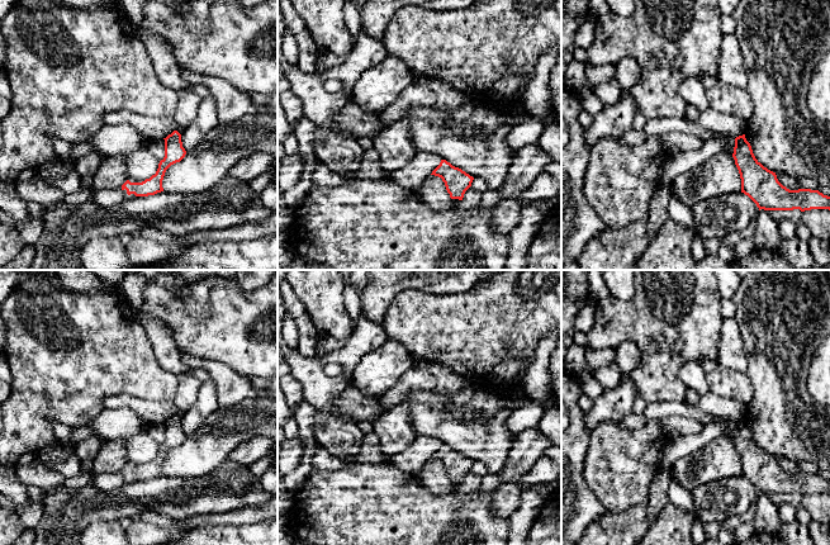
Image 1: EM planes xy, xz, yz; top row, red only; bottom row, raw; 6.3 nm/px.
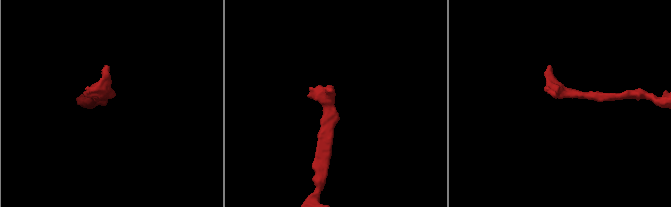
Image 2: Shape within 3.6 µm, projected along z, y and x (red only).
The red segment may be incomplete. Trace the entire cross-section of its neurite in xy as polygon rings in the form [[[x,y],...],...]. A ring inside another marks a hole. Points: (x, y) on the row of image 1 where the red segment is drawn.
[[[174,131],[163,139],[165,157],[160,161],[156,174],[152,175],[150,179],[141,181],[127,180],[122,185],[122,190],[124,191],[125,199],[148,196],[163,191],[162,180],[166,170],[171,165],[180,162],[186,155],[186,151],[182,147],[181,142],[181,134],[177,131]]]

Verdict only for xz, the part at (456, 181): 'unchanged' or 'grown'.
unchanged

